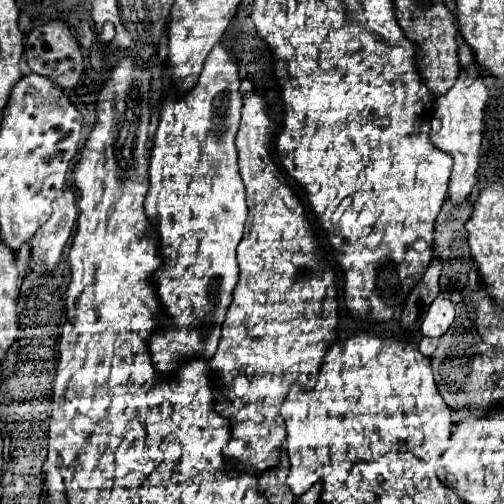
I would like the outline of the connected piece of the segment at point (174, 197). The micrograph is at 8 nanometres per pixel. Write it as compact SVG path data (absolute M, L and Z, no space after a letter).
M216 44L216 48L208 54L200 80L198 84L184 96L176 96L170 94L164 104L162 104L162 112L160 112L160 124L156 130L156 138L154 138L154 148L152 148L152 158L150 158L150 190L144 202L144 210L148 220L154 224L154 228L158 230L160 242L158 242L158 252L162 258L162 266L154 272L152 282L156 286L158 292L158 300L160 300L160 308L166 316L170 316L170 322L164 322L162 328L158 328L158 332L154 336L150 336L148 340L148 350L152 356L152 364L154 368L158 368L158 372L162 372L162 376L170 376L170 372L174 372L174 368L178 368L180 360L190 360L190 356L206 356L208 360L214 356L216 348L218 348L218 340L220 340L220 332L222 332L222 324L224 324L224 316L226 310L232 302L232 290L238 284L238 260L236 260L236 248L242 240L242 232L244 232L244 222L248 216L248 206L244 202L244 184L240 180L240 172L238 172L238 154L236 154L236 132L238 132L238 124L240 124L240 110L242 110L242 94L240 94L240 76L238 76L238 66L232 62L230 54L226 52L226 48L222 44Z

